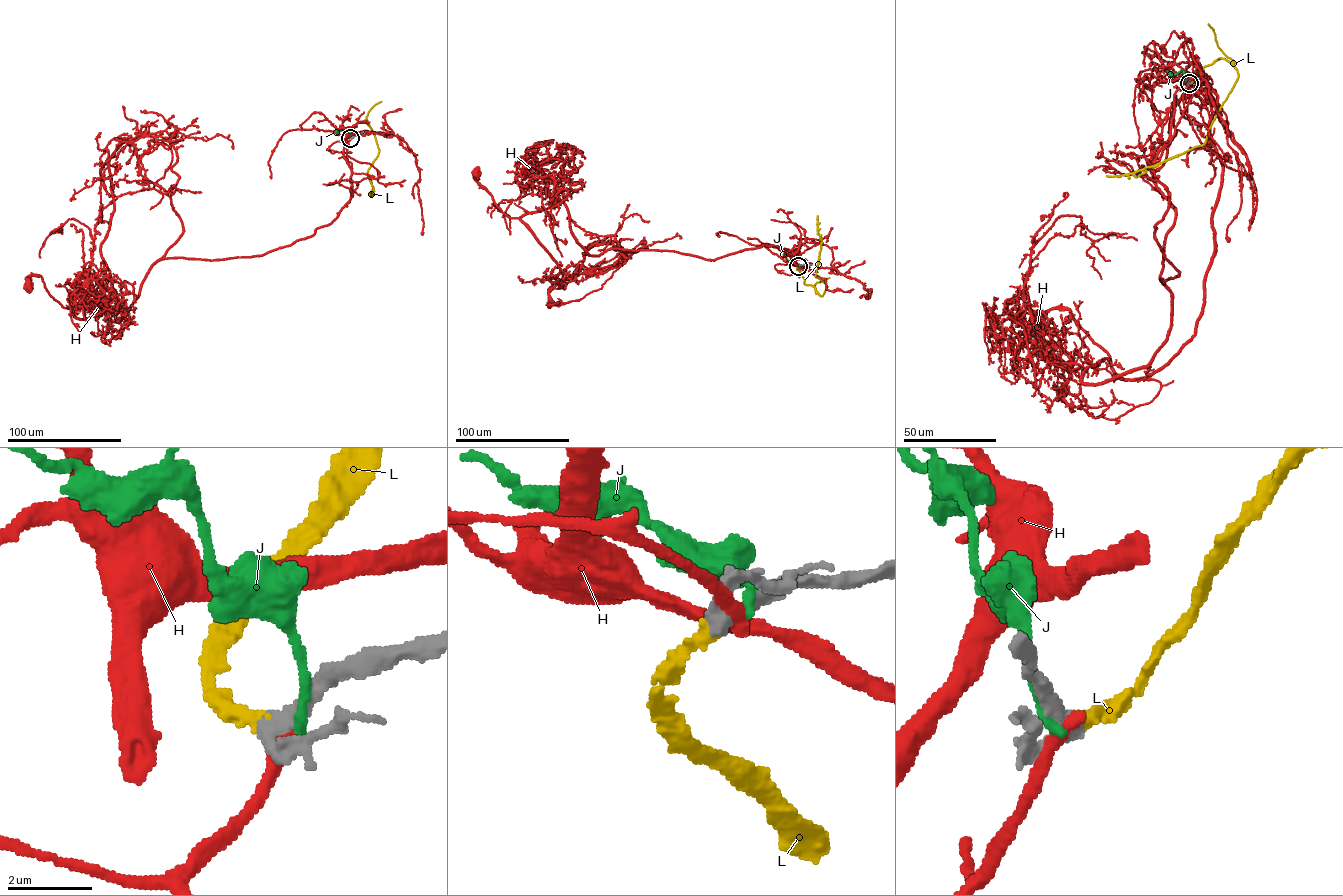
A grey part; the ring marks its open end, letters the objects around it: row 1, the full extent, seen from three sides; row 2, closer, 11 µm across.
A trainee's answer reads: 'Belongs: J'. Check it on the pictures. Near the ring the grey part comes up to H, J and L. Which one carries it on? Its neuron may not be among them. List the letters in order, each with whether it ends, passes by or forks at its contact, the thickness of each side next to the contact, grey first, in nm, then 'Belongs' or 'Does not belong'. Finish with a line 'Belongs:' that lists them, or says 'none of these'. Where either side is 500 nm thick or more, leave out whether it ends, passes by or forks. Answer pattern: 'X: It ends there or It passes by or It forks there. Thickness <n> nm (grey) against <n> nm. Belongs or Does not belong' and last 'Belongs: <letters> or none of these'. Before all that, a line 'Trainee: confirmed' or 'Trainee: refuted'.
Trainee: refuted
H: It ends there. Thickness 420 nm (grey) against 440 nm. Does not belong
J: It ends there. Thickness 360 nm (grey) against 280 nm. Does not belong
L: It ends there. Thickness 360 nm (grey) against 340 nm. Belongs
Belongs: L

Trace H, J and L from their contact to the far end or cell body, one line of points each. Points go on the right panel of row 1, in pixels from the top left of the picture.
H: (1189, 84), (1150, 167), (1179, 274), (1160, 280), (1167, 341), (1084, 383), (1110, 356), (1068, 310), (1037, 323)
J: (1188, 82), (1181, 70), (1172, 75), (1167, 71)
L: (1189, 83), (1219, 58), (1237, 70), (1232, 89), (1205, 142), (1134, 173), (1106, 175)

